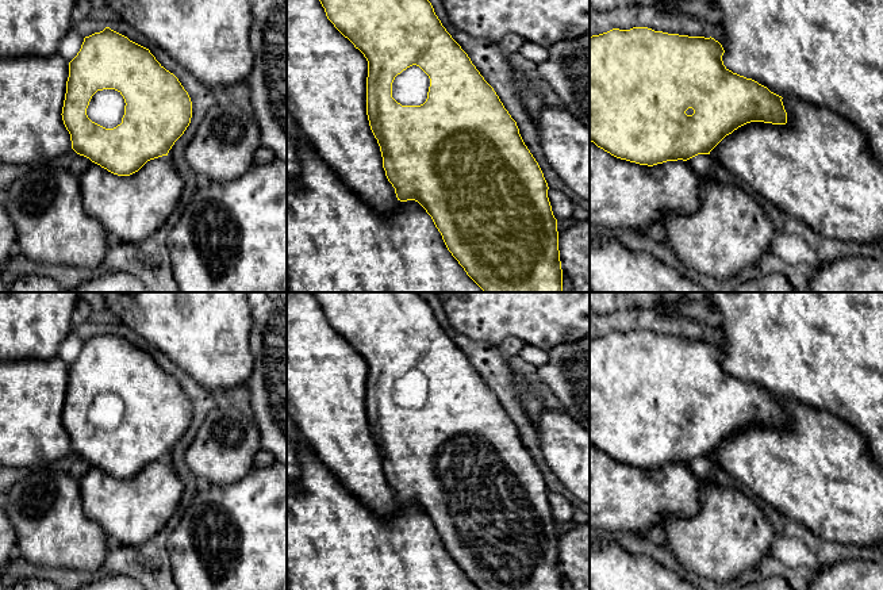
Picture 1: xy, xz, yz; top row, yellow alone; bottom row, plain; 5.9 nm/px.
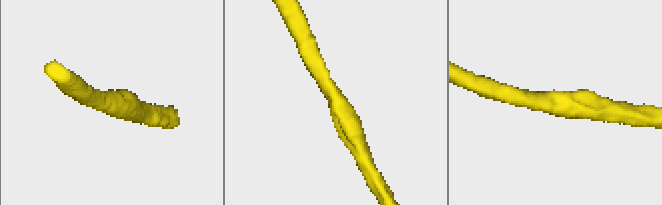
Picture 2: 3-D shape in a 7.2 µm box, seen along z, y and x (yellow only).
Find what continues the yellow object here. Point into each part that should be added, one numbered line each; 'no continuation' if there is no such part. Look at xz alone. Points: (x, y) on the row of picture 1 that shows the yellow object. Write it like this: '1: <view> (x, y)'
1: xz (409, 88)

